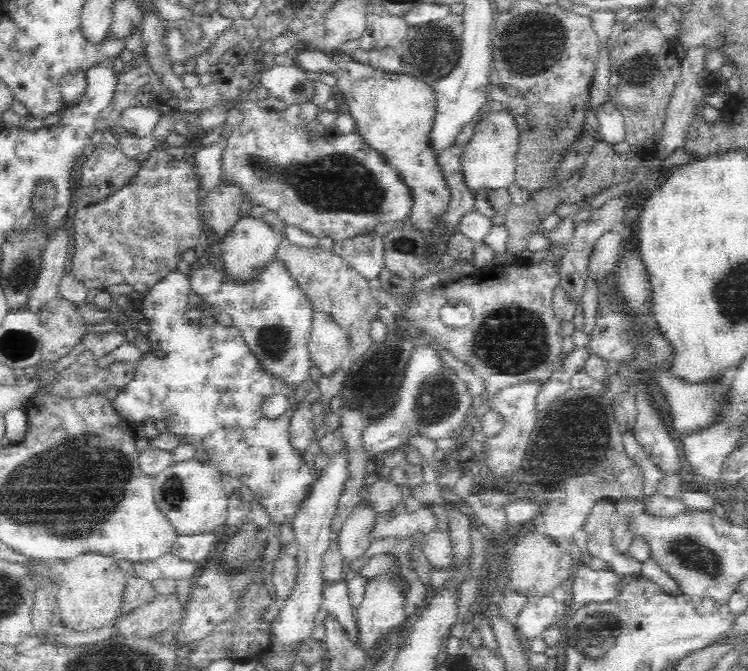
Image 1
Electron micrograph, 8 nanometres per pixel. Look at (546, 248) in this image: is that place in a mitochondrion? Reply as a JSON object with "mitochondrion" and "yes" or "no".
{"mitochondrion":"no"}

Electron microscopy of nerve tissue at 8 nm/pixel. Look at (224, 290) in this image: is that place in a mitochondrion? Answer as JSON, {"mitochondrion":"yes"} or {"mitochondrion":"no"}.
{"mitochondrion":"no"}

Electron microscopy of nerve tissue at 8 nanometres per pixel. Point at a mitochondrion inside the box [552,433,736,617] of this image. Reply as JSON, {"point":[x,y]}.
{"point":[689,552]}

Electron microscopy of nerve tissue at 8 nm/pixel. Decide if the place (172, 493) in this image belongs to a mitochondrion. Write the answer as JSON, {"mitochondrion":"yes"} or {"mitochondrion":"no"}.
{"mitochondrion":"yes"}

